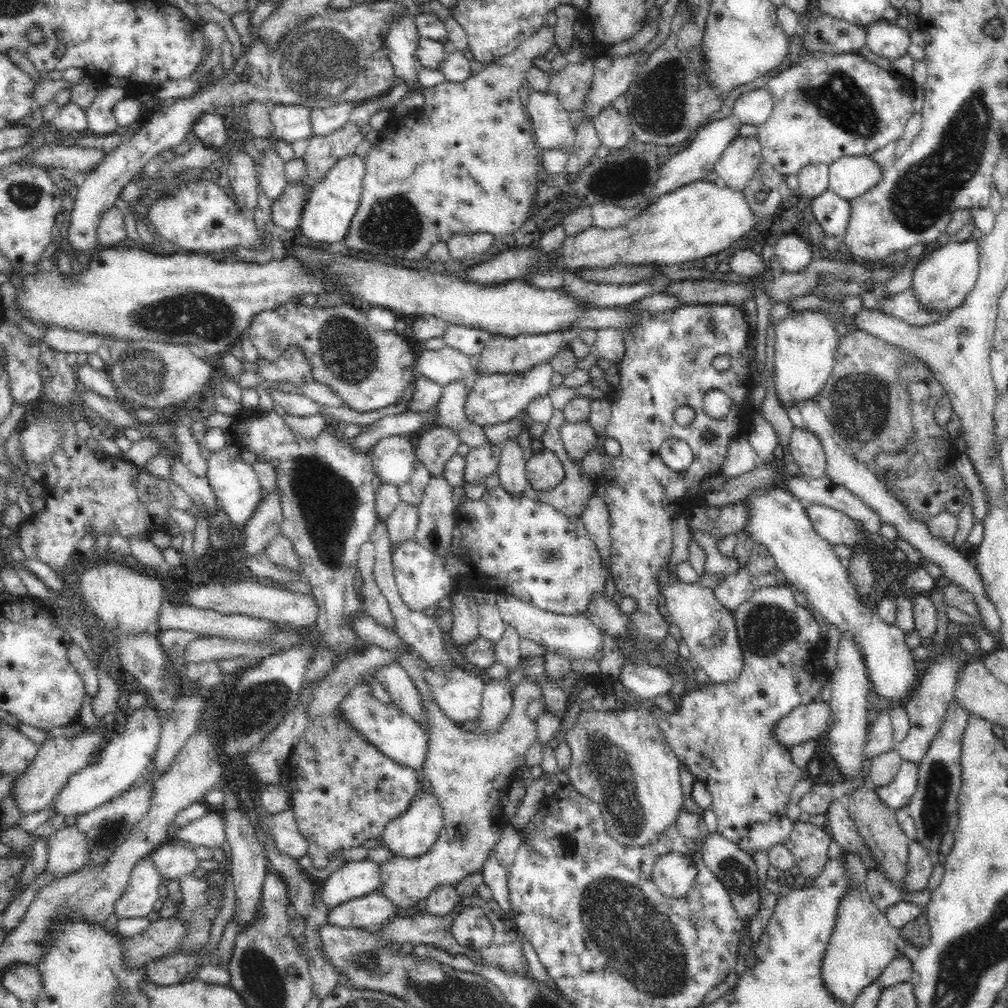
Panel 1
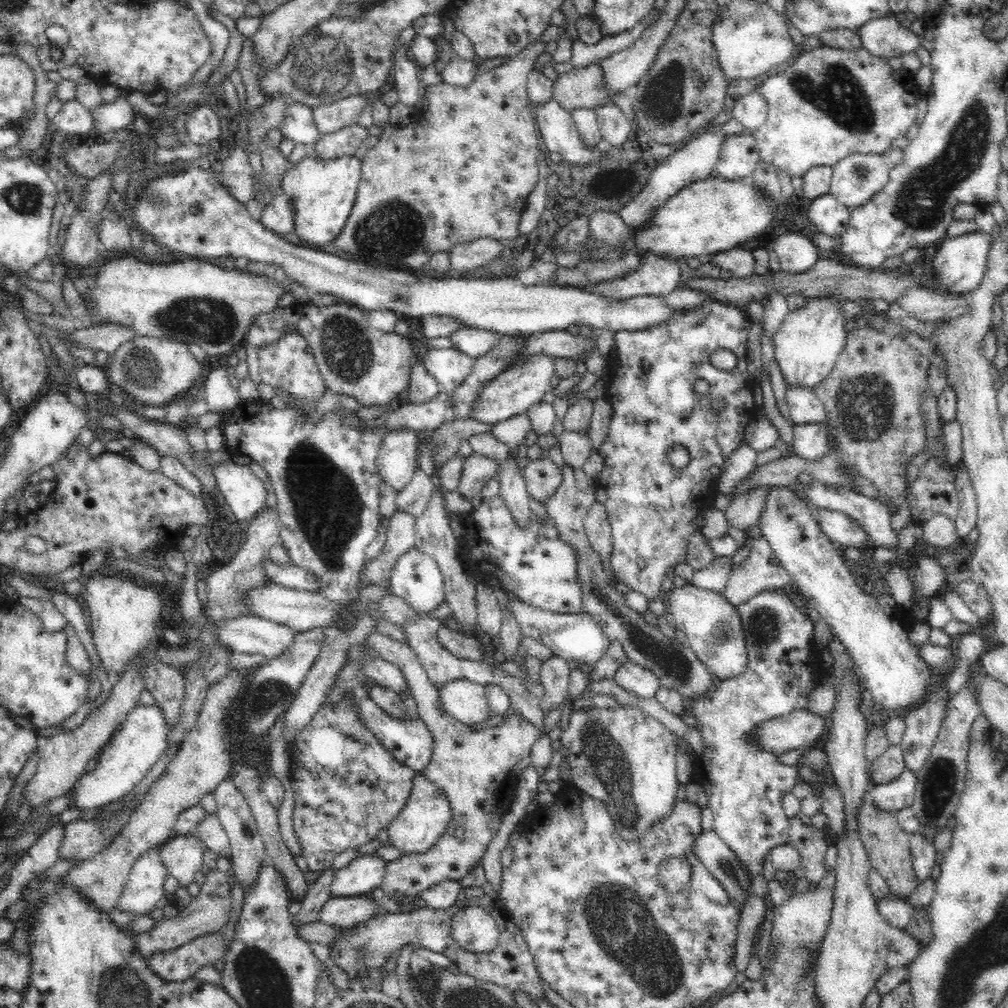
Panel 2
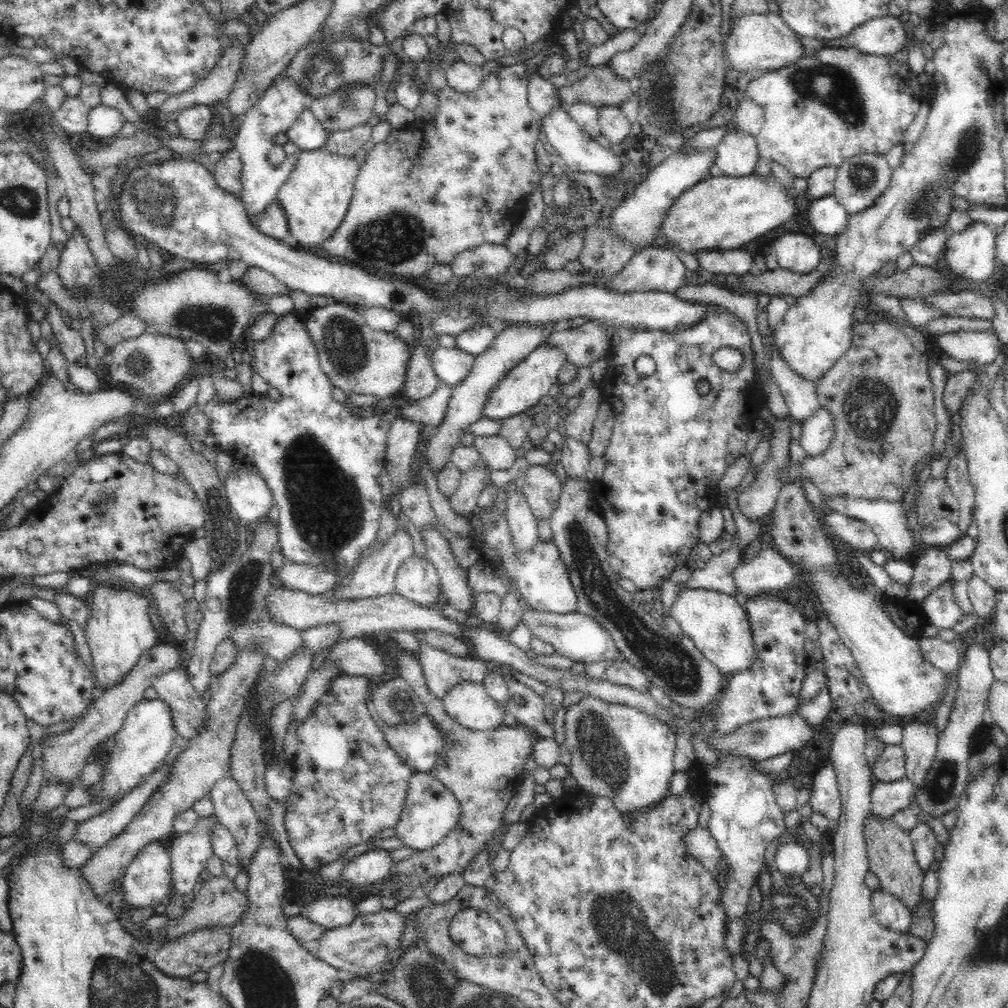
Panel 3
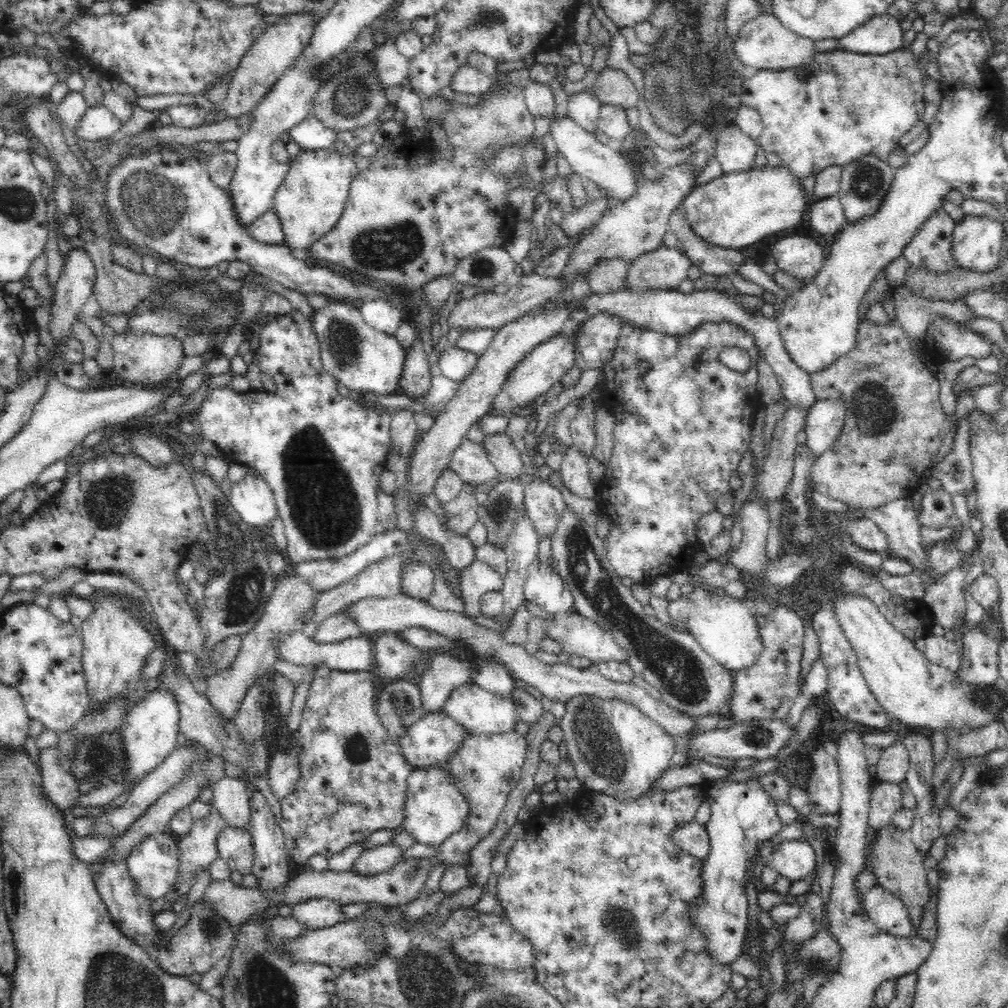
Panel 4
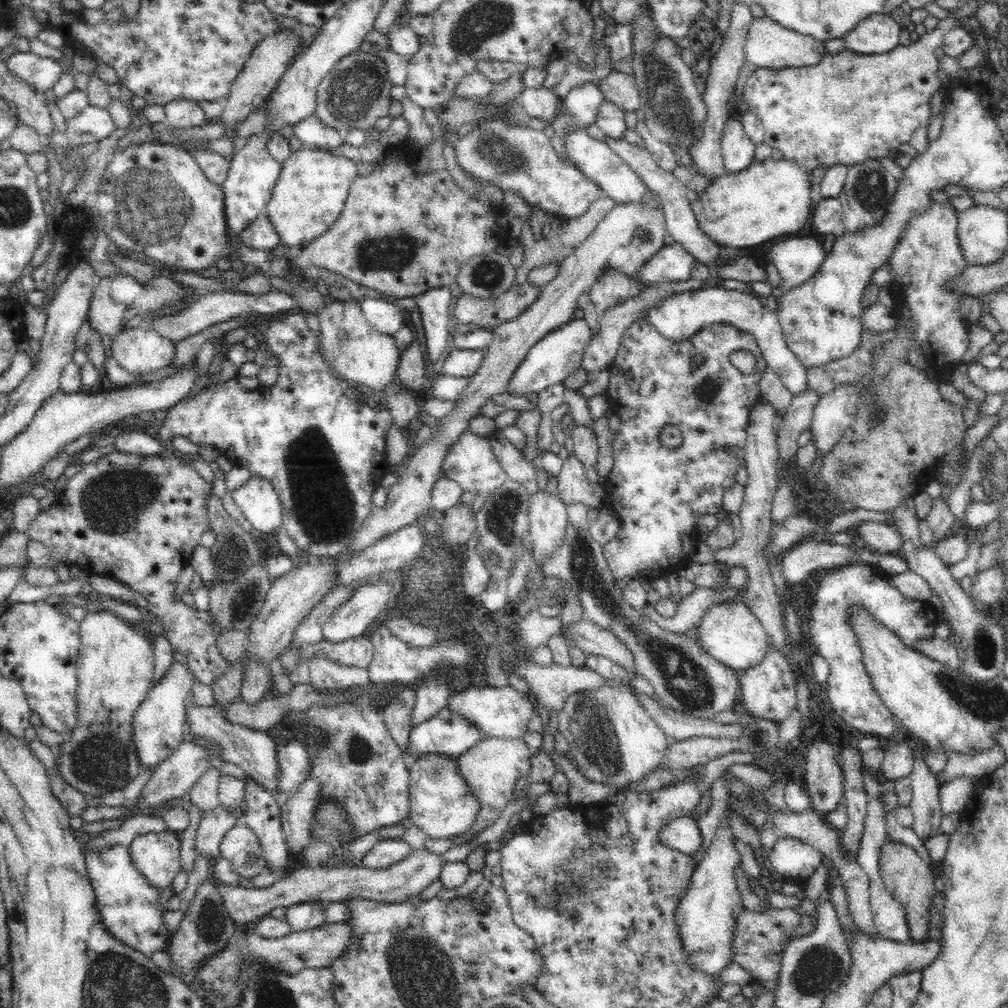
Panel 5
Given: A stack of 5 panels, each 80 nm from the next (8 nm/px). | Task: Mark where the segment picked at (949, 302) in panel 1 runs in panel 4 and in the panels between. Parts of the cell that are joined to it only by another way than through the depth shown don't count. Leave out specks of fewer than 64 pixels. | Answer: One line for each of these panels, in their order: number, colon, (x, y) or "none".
2: (960, 263)
3: (970, 253)
4: (978, 240)

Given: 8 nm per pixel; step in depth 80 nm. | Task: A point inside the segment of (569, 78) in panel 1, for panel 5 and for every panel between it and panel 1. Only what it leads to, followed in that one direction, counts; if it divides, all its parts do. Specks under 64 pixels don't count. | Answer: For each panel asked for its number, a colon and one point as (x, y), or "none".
2: (585, 87)
3: (603, 87)
4: (612, 86)
5: (619, 88)

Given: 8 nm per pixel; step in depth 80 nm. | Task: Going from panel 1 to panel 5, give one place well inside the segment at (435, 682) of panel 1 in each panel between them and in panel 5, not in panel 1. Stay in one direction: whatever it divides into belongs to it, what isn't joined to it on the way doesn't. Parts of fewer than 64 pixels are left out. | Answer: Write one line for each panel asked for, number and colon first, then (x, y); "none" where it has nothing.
2: (464, 700)
3: (468, 704)
4: (481, 712)
5: (503, 712)

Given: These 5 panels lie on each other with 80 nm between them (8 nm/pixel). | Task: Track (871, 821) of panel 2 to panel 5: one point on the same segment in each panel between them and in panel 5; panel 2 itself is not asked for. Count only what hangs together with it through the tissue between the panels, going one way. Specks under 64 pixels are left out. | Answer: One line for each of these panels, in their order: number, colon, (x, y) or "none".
3: (891, 856)
4: (897, 864)
5: (909, 879)

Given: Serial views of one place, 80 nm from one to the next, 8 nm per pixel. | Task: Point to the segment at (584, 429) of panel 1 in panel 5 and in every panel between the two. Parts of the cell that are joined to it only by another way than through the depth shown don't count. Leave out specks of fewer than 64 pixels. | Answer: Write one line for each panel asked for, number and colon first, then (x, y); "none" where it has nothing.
2: (576, 448)
3: (575, 458)
4: (575, 474)
5: (573, 487)

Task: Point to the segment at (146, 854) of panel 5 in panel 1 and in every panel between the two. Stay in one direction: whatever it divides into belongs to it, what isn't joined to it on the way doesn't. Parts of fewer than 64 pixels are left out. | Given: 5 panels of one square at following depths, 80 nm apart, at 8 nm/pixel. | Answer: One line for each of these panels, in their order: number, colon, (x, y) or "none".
1: (137, 900)
2: (143, 889)
3: (146, 882)
4: (153, 863)

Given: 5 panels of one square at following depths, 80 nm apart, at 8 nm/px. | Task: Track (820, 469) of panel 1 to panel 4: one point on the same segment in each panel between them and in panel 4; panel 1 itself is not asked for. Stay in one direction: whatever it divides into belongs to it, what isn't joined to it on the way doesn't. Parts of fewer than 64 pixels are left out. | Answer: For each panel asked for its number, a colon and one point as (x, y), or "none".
2: (811, 440)
3: (817, 431)
4: (825, 420)

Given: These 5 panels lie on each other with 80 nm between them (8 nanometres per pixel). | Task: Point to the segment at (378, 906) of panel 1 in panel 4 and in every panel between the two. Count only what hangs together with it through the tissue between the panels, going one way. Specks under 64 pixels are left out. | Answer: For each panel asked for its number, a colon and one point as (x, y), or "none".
2: (342, 912)
3: (330, 911)
4: (315, 913)

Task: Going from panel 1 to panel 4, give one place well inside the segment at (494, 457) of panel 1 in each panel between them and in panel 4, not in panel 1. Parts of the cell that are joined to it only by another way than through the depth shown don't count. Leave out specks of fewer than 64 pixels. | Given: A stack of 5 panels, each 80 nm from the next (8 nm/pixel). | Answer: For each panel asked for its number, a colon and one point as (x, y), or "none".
2: (478, 470)
3: (464, 503)
4: (460, 516)

